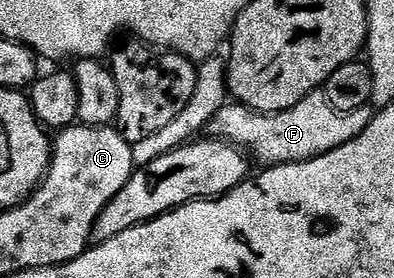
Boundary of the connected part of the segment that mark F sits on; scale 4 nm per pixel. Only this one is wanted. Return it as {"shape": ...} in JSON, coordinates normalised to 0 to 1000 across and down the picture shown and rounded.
{"shape":[[[802,331],[744,374],[744,388],[701,410],[665,410],[660,396],[637,396],[629,381],[604,374],[571,378],[561,403],[551,403],[551,417],[541,417],[530,482],[538,500],[584,511],[607,529],[645,579],[650,568],[668,583],[657,590],[670,601],[721,597],[746,583],[782,583],[845,532],[865,532],[865,518],[916,489],[944,421],[939,378],[906,388],[896,403],[855,403],[855,388],[835,374],[817,331]]]}

